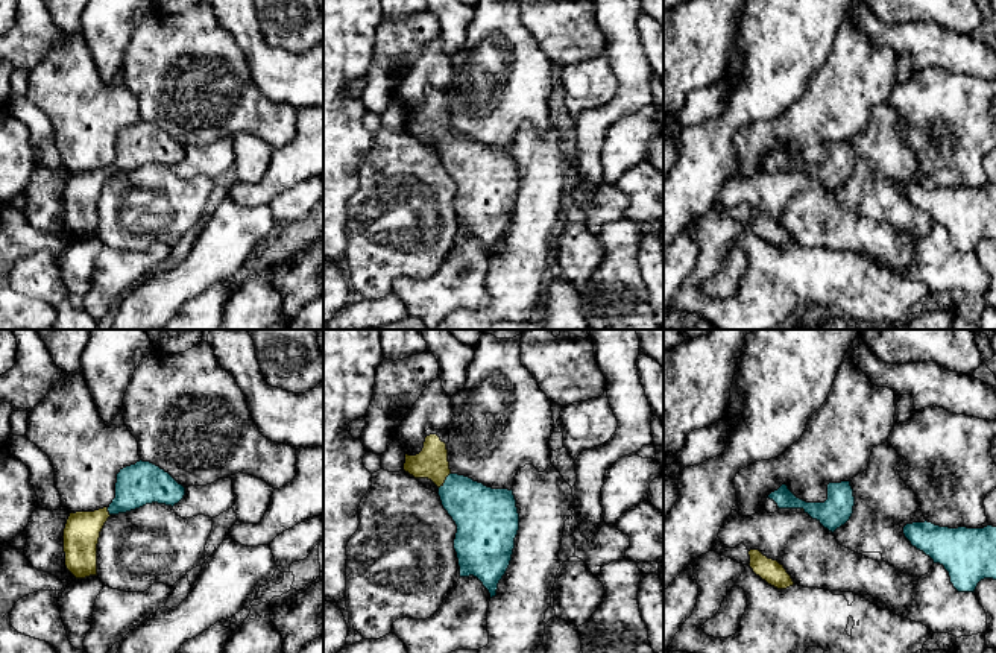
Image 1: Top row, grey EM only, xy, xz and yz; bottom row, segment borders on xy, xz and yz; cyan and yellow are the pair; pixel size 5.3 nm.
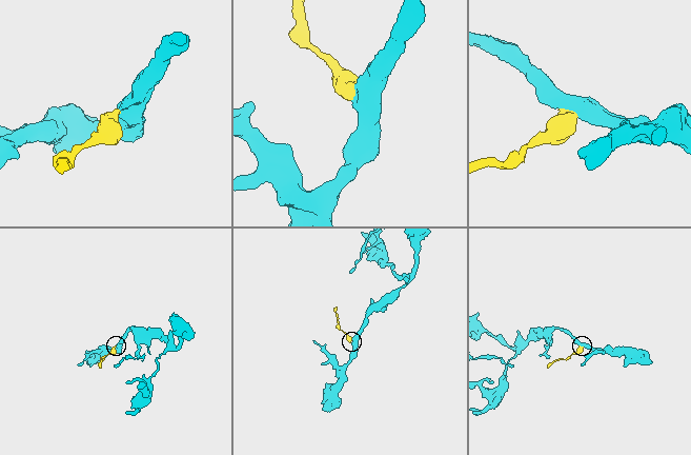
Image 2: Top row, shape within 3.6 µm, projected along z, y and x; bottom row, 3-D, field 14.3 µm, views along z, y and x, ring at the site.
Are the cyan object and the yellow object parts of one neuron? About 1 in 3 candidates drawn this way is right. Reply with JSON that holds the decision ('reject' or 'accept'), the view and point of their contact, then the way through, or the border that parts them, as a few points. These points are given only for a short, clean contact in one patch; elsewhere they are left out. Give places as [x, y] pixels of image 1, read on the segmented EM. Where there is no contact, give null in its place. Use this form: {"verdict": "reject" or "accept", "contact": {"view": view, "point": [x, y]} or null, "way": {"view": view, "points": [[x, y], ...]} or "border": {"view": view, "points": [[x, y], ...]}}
{"verdict": "accept", "contact": {"view": "xz", "point": [445, 480]}, "way": {"view": "xz", "points": [[480, 512], [445, 480], [431, 462]]}}

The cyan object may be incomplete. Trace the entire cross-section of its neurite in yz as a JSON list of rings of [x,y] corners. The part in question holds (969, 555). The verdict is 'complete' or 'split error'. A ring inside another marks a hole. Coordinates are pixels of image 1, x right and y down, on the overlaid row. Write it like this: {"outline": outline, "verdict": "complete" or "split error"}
{"outline": [[[932,522],[903,527],[912,547],[929,556],[949,573],[958,592],[975,592],[984,579],[996,580],[996,527],[949,528]]], "verdict": "complete"}

